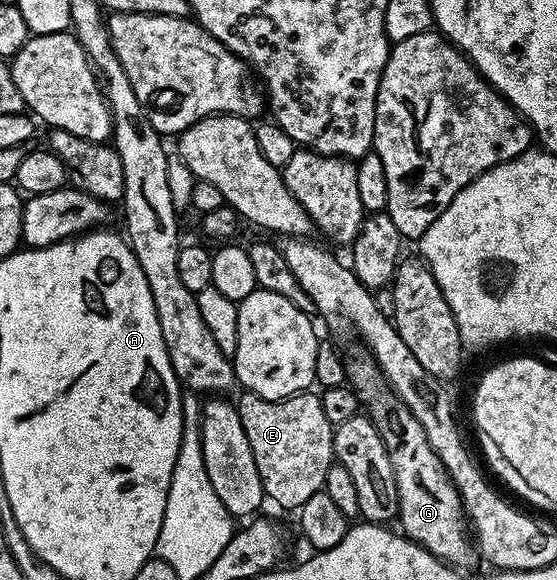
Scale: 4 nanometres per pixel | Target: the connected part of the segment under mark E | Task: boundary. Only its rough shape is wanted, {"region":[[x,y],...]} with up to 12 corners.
{"region":[[319,396],[237,400],[268,501],[323,491],[333,429]]}

